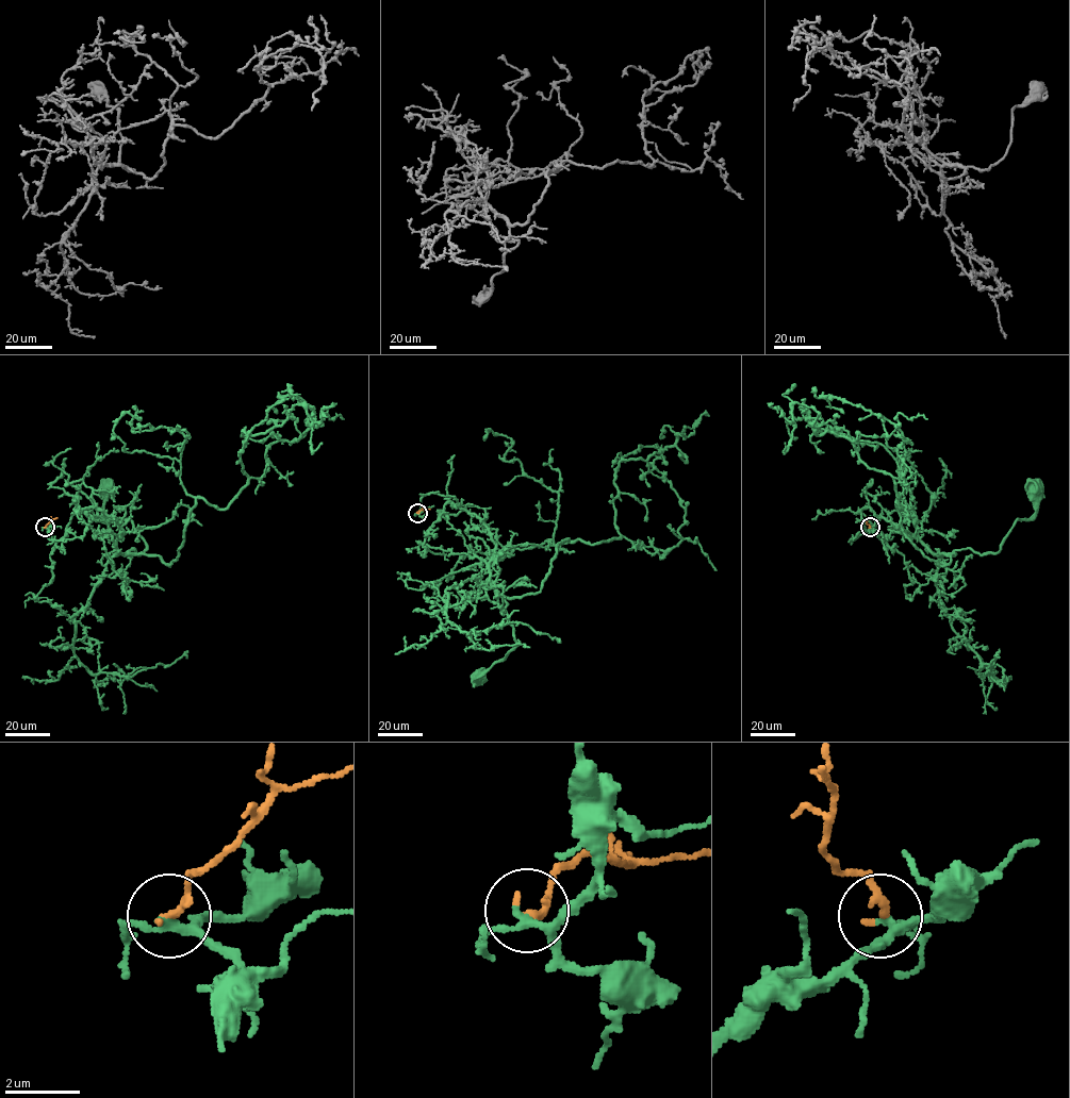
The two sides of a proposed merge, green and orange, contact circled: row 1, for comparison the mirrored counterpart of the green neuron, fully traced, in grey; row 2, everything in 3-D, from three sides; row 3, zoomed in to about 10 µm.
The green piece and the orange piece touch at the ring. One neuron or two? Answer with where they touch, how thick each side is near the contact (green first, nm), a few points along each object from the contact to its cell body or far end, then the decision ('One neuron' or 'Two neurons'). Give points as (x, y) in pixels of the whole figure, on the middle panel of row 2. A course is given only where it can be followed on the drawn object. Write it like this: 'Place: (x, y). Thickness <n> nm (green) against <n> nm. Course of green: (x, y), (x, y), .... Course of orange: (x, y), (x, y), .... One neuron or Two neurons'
Place: (417, 513). Thickness 180 nm (green) against 200 nm. Course of green: (417, 513), (430, 493), (454, 496), (496, 545), (491, 585), (519, 644), (477, 681). Course of orange: (417, 513), (430, 509). One neuron

